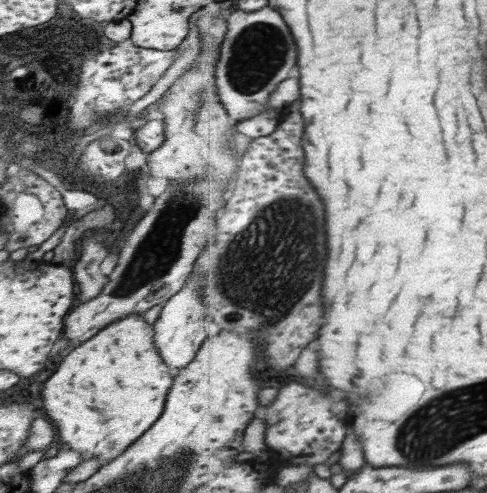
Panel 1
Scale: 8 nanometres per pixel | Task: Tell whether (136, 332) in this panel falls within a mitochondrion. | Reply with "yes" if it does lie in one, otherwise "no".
no

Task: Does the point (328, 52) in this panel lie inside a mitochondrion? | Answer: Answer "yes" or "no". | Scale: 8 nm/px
no

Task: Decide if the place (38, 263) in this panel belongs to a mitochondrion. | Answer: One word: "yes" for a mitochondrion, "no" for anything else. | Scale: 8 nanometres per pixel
no

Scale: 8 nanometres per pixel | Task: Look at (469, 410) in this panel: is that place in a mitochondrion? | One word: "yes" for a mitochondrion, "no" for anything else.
yes

